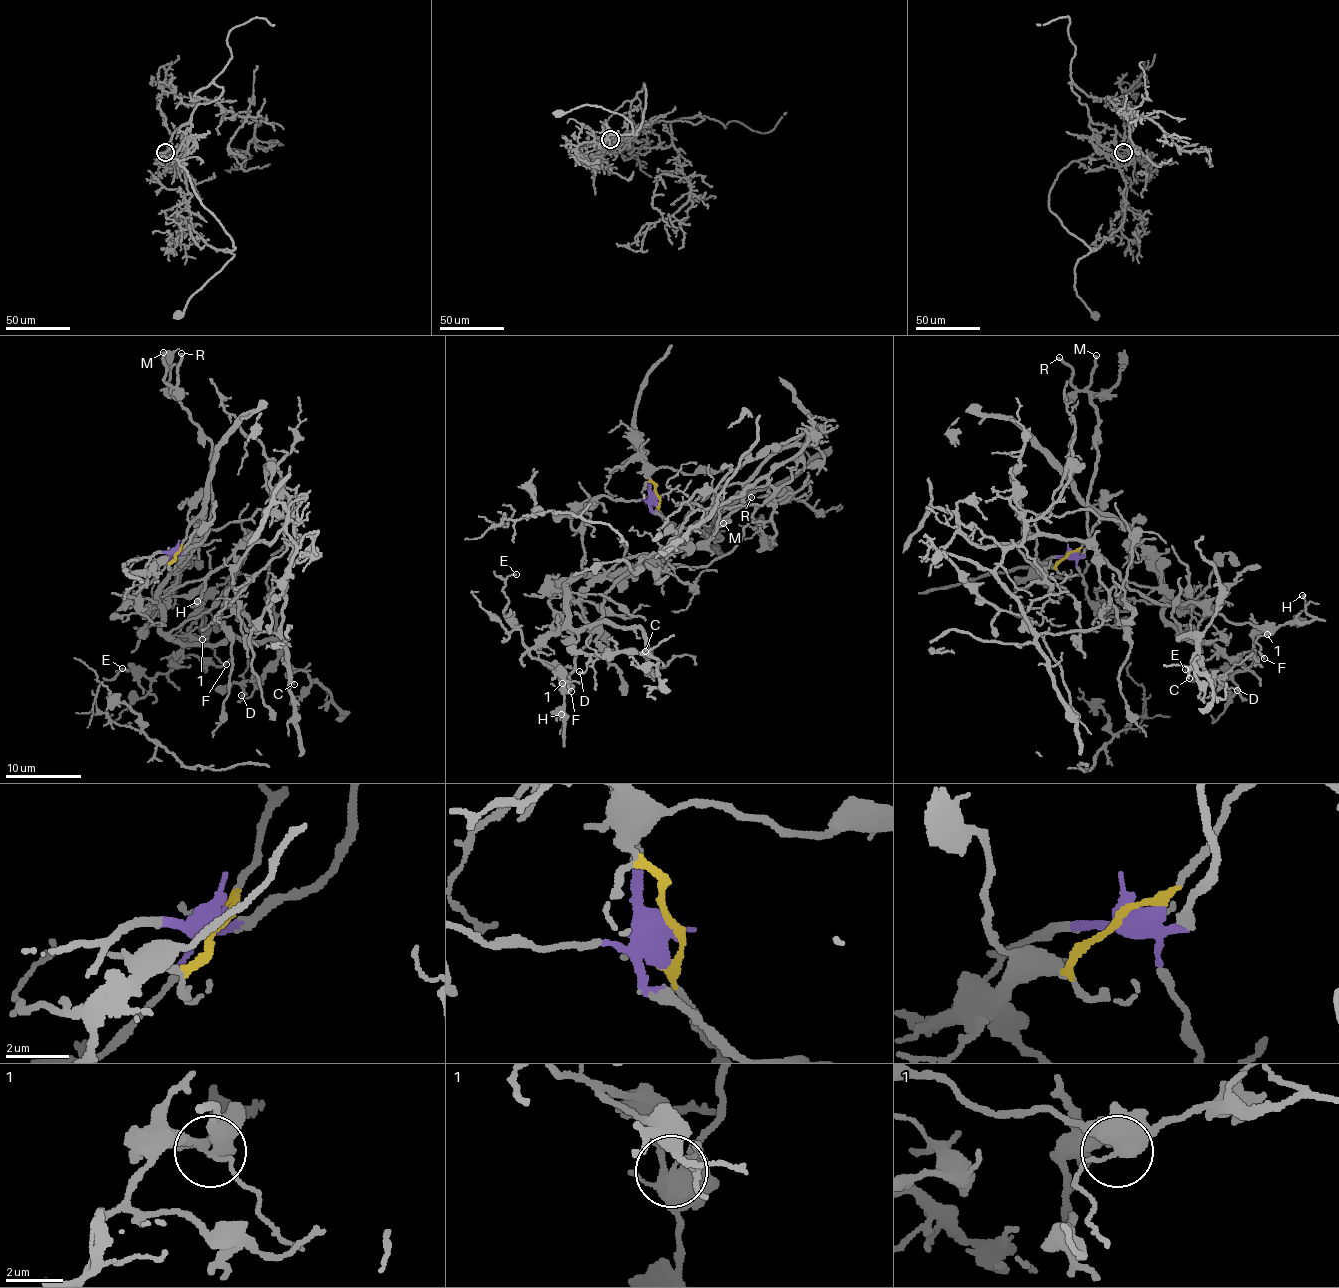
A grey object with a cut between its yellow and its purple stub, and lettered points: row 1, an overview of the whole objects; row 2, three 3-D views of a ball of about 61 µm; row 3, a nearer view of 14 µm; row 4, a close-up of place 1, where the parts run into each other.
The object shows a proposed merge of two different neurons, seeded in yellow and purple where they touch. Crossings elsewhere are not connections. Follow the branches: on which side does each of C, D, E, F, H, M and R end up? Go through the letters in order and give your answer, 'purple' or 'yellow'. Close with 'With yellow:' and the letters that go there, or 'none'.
C: yellow
D: yellow
E: yellow
F: yellow
H: yellow
M: purple
R: purple
With yellow: C, D, E, F, H

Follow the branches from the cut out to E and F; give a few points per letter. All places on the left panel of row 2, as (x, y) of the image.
E: (177, 552), (204, 516), (160, 589), (161, 628), (182, 646), (171, 670), (154, 677), (116, 673), (122, 667)
F: (177, 552), (204, 516), (160, 589), (161, 628), (183, 646), (176, 660), (190, 637), (227, 665)

